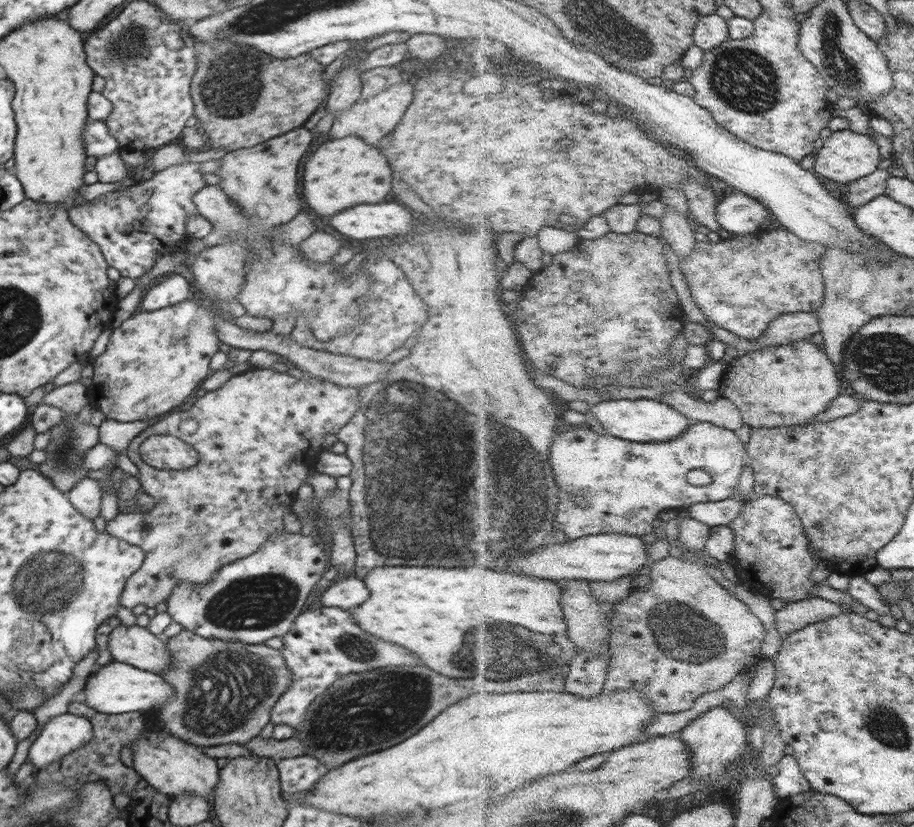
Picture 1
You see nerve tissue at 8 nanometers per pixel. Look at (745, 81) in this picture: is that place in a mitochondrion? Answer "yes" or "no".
yes

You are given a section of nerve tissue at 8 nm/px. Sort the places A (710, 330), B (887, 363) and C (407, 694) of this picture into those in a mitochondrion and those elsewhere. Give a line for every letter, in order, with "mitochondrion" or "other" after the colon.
A: other
B: mitochondrion
C: mitochondrion

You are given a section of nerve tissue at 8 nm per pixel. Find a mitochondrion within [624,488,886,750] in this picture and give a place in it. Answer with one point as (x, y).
(681, 630)

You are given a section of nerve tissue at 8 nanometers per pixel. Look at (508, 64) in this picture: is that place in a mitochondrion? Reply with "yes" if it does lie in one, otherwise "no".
no

